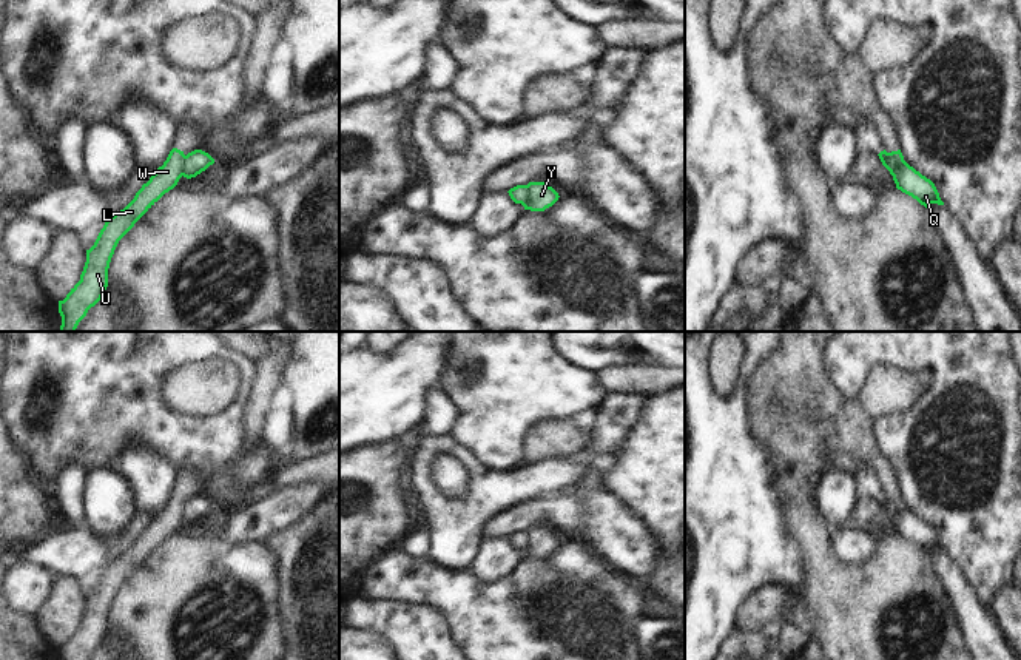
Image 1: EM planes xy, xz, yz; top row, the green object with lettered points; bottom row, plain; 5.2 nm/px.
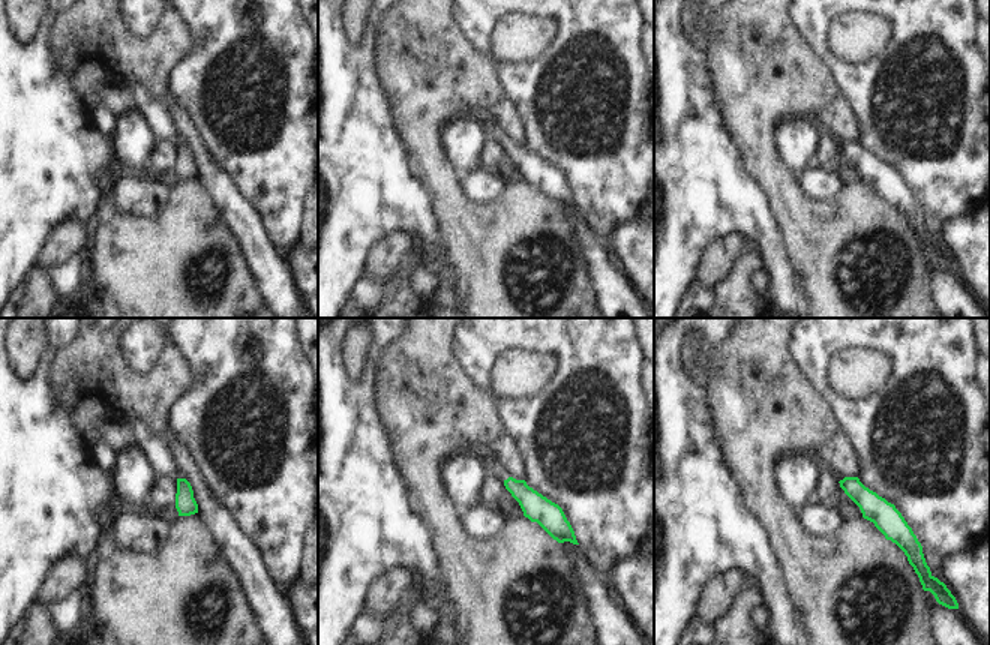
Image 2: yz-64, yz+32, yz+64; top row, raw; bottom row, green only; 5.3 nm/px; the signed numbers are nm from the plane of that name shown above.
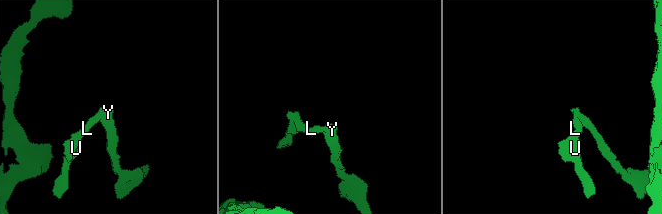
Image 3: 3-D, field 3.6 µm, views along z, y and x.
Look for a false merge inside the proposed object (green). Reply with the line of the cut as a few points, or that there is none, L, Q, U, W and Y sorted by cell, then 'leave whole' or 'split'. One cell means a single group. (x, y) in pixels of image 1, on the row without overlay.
cut in yz along (887, 498), (892, 508), (904, 508); L U W / Q Y; split

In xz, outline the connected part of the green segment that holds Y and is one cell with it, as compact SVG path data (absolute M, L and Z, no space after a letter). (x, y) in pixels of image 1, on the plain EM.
M529 527L527 530L529 547L524 555L544 557L558 546L558 538L544 527Z

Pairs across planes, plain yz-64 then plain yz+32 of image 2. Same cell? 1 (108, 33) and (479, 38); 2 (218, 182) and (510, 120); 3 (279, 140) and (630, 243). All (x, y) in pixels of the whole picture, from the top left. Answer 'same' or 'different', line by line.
1: different
2: different
3: different

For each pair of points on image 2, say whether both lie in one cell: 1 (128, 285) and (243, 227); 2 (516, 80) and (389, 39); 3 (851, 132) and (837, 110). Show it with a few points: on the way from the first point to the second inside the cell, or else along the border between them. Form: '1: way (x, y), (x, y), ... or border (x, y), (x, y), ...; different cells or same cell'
1: border (213, 203), (213, 207), (236, 239), (246, 266); different cells
2: border (476, 47), (494, 63), (506, 96); different cells
3: way (845, 126), (839, 116); same cell

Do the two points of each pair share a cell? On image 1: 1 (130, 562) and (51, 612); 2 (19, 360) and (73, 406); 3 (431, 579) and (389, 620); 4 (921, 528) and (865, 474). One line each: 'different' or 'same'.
1: different
2: same
3: different
4: same

